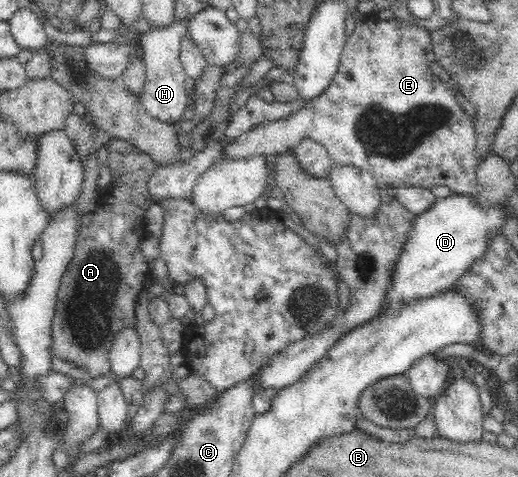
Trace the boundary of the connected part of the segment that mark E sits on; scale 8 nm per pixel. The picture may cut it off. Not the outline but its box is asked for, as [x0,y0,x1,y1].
[221,17,477,196]

